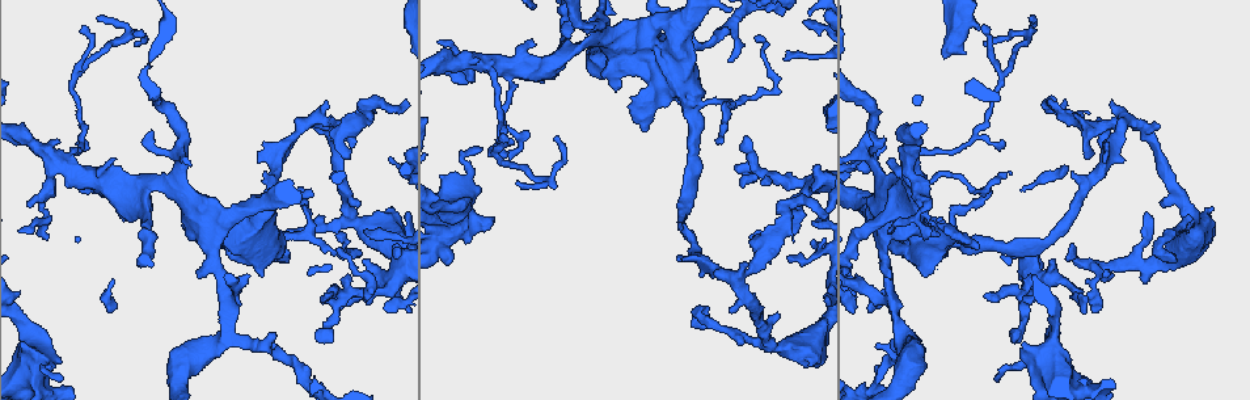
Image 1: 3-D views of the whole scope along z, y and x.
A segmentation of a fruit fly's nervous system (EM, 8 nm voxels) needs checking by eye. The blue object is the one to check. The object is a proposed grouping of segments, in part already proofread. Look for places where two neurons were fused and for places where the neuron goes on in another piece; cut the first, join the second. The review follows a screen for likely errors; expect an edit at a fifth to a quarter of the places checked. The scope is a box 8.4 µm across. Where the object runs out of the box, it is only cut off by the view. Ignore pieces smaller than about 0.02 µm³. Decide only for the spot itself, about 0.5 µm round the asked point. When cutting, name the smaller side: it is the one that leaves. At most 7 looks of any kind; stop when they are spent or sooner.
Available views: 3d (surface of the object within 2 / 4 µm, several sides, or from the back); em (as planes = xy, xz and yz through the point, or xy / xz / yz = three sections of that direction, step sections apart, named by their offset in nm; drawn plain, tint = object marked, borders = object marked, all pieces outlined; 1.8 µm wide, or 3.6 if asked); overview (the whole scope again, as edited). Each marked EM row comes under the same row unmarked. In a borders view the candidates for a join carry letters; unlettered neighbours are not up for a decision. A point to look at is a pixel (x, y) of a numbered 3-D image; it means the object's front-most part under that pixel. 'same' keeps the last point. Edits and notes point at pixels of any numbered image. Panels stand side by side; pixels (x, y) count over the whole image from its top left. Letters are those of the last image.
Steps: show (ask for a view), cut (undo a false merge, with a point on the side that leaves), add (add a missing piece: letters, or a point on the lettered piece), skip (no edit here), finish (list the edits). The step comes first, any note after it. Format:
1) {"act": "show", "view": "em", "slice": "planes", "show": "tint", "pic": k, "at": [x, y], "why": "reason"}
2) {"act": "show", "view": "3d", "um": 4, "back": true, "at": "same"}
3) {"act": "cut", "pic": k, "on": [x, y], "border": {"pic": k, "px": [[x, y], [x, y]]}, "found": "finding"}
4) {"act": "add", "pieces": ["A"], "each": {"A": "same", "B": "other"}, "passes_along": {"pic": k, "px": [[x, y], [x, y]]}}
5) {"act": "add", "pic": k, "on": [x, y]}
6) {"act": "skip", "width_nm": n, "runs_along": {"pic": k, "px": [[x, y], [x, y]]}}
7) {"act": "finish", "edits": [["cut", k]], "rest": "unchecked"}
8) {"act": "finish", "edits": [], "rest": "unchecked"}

{"act": "show", "view": "3d", "um": 4, "pic": 1, "at": [316, 335], "why": "tapers out"}

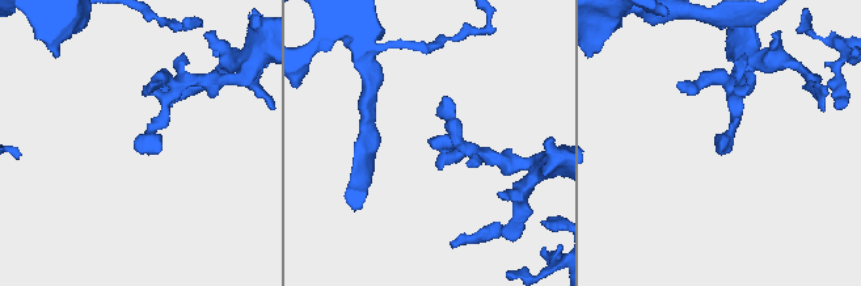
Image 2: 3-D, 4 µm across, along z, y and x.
{"act": "show", "view": "em", "slice": "planes", "show": "tint", "pic": 2, "at": [134, 147]}

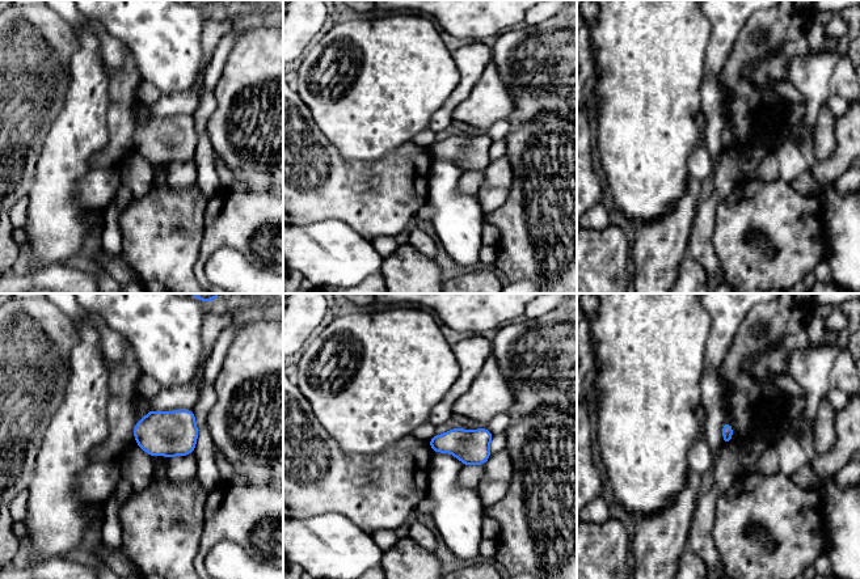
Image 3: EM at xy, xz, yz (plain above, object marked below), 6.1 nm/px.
{"act": "show", "view": "em", "slice": "planes", "show": "borders", "at": "same", "why": "see the neighbours"}

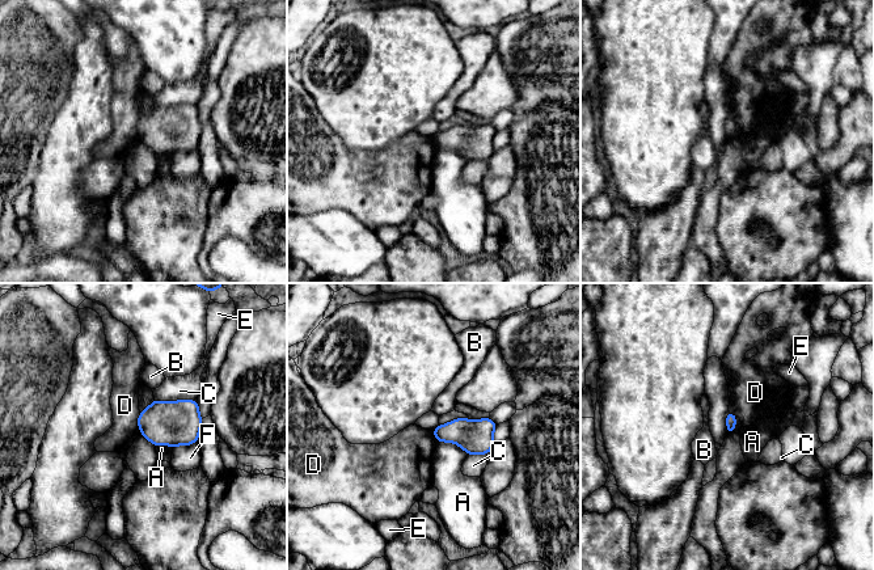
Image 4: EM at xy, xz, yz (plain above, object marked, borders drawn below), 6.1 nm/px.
{"act": "skip", "each": {"A": "other", "B": "other", "C": "other", "D": "other", "E": "other", "F": "other"}, "border": {"pic": 4, "px": [[729, 410], [735, 417], [733, 431]]}, "found": "no lettered piece goes on from it"}

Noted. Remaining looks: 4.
{"act": "show", "view": "em", "um": 3.6, "slice": "planes", "show": "borders", "pic": 1, "at": [264, 276], "why": "free end"}

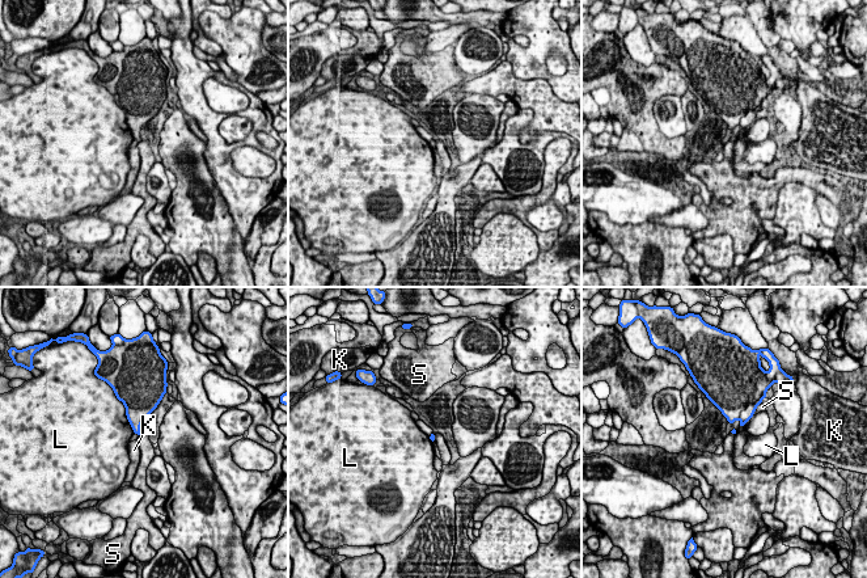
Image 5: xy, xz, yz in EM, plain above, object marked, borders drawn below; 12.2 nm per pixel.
{"act": "cut", "pic": 5, "on": [732, 391], "each": {"K": "other", "L": "other", "S": "other"}, "border": {"pic": 5, "px": [[757, 399], [748, 404], [737, 418]]}, "found": "two neurons meet here"}

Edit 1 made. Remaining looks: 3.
{"act": "finish", "edits": [["cut", 5]], "rest": "unchecked"}

